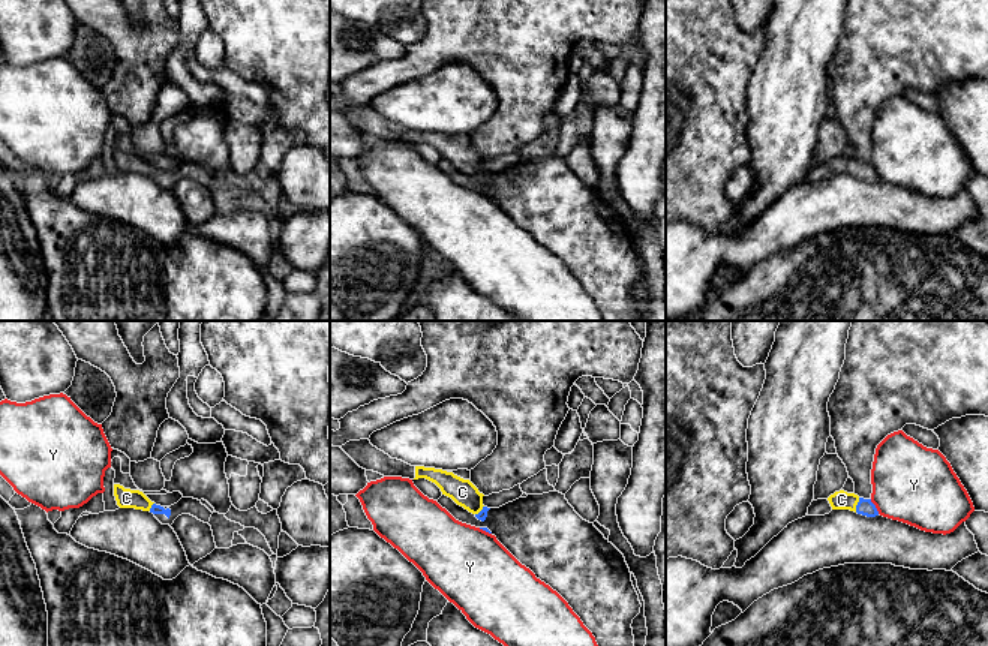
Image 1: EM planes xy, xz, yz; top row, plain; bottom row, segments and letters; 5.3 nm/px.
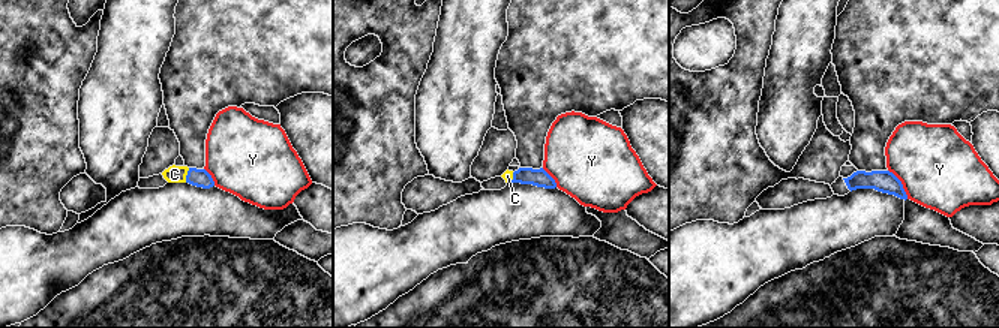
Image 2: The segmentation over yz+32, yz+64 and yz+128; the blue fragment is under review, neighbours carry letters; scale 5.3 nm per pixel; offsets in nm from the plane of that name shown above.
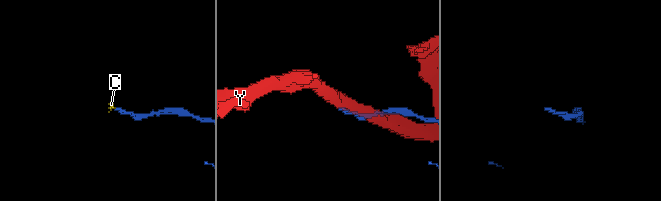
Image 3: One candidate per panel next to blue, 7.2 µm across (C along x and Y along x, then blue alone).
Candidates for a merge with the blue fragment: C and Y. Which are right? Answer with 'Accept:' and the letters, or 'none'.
Accept: C

